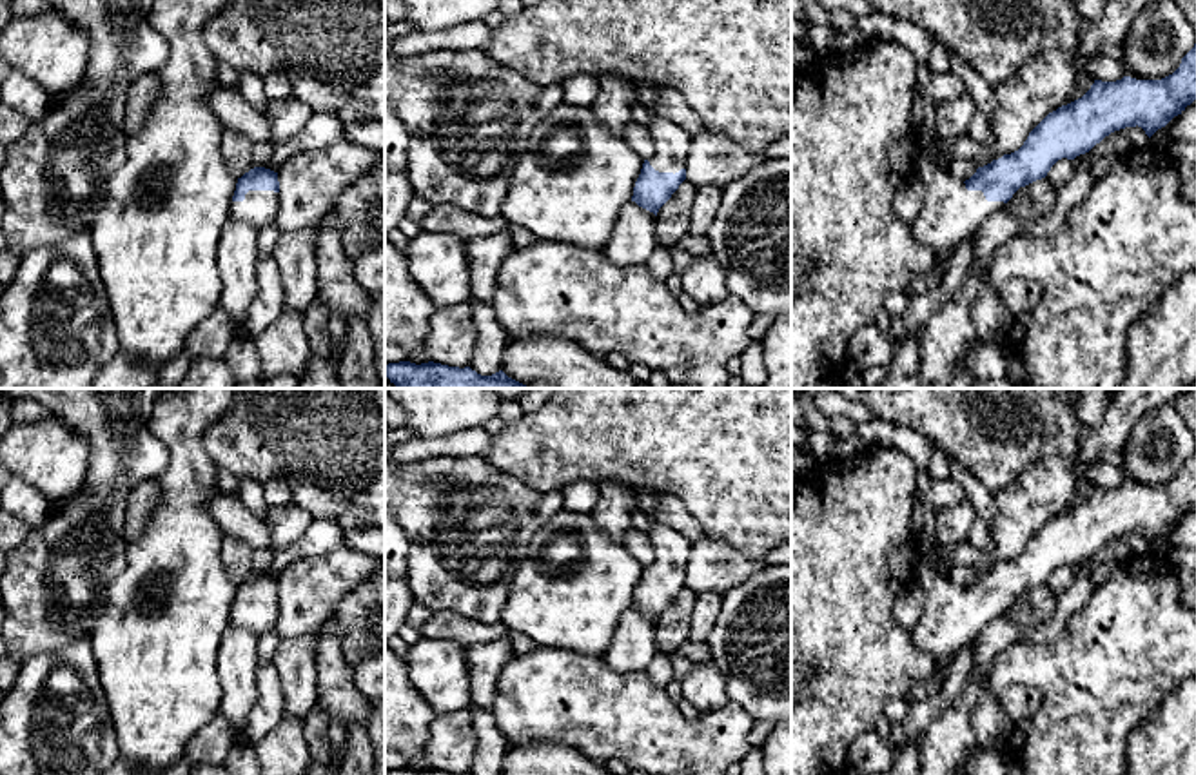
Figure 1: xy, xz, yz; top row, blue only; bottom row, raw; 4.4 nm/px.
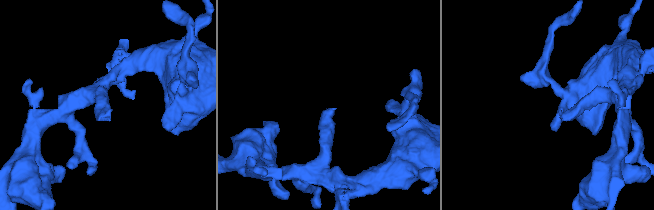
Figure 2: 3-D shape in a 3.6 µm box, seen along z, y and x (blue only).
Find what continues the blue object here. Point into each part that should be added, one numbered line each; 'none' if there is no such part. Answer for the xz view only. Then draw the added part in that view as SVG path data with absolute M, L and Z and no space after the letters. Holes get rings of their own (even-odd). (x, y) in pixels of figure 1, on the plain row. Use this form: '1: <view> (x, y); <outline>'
1: xz (672, 549); M653 521L646 534L653 548L650 572L659 579L673 581L686 575L693 543L679 530L659 521Z

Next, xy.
1: xy (260, 614); M249 597L243 608L230 610L230 624L250 630L258 635L276 628L279 617L279 599Z

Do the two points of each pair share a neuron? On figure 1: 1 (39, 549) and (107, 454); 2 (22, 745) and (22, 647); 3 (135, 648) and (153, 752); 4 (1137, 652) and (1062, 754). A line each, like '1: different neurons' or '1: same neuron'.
1: same neuron
2: different neurons
3: same neuron
4: same neuron

